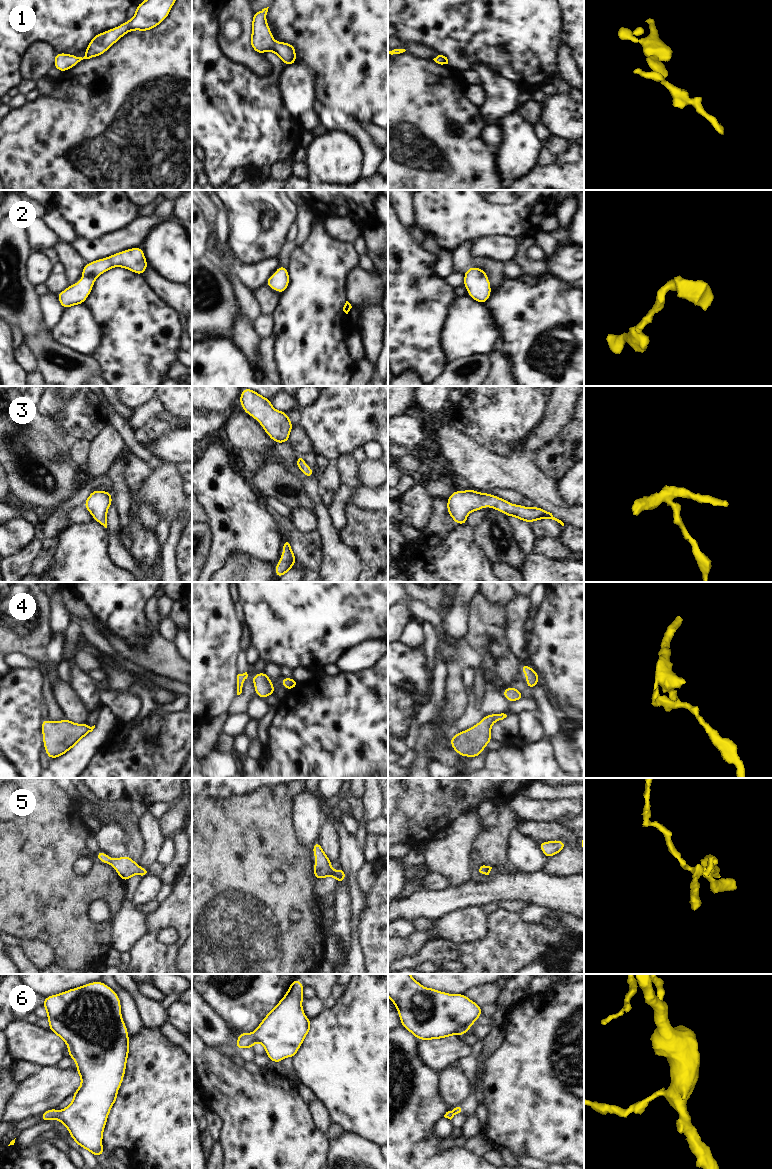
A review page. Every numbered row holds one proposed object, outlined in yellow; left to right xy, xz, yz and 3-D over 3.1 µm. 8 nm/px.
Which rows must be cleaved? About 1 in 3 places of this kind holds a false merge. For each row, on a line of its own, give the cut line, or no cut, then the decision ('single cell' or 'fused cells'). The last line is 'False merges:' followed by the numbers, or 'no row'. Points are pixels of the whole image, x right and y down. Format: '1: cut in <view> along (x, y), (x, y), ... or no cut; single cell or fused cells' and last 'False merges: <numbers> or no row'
1: no cut; single cell
2: no cut; single cell
3: no cut; single cell
4: no cut; single cell
5: no cut; single cell
6: no cut; single cell
False merges: no row

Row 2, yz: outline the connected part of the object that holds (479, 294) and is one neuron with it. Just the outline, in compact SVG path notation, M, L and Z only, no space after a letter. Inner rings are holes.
M469 267L464 273L464 287L475 301L484 304L491 295L491 284L486 271L481 268Z

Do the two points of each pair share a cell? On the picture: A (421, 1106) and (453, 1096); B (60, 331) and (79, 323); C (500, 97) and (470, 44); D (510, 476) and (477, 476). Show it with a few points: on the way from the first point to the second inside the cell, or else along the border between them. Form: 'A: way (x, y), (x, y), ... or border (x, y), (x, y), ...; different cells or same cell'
A: border (439, 1076), (439, 1092), (446, 1105); different cells
B: way (65, 331), (71, 331), (74, 328); same cell
C: border (470, 65), (482, 62), (495, 69), (501, 75); different cells
D: way (502, 476), (485, 476); same cell

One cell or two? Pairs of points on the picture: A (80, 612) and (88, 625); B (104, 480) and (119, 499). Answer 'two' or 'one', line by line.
A: one
B: two

